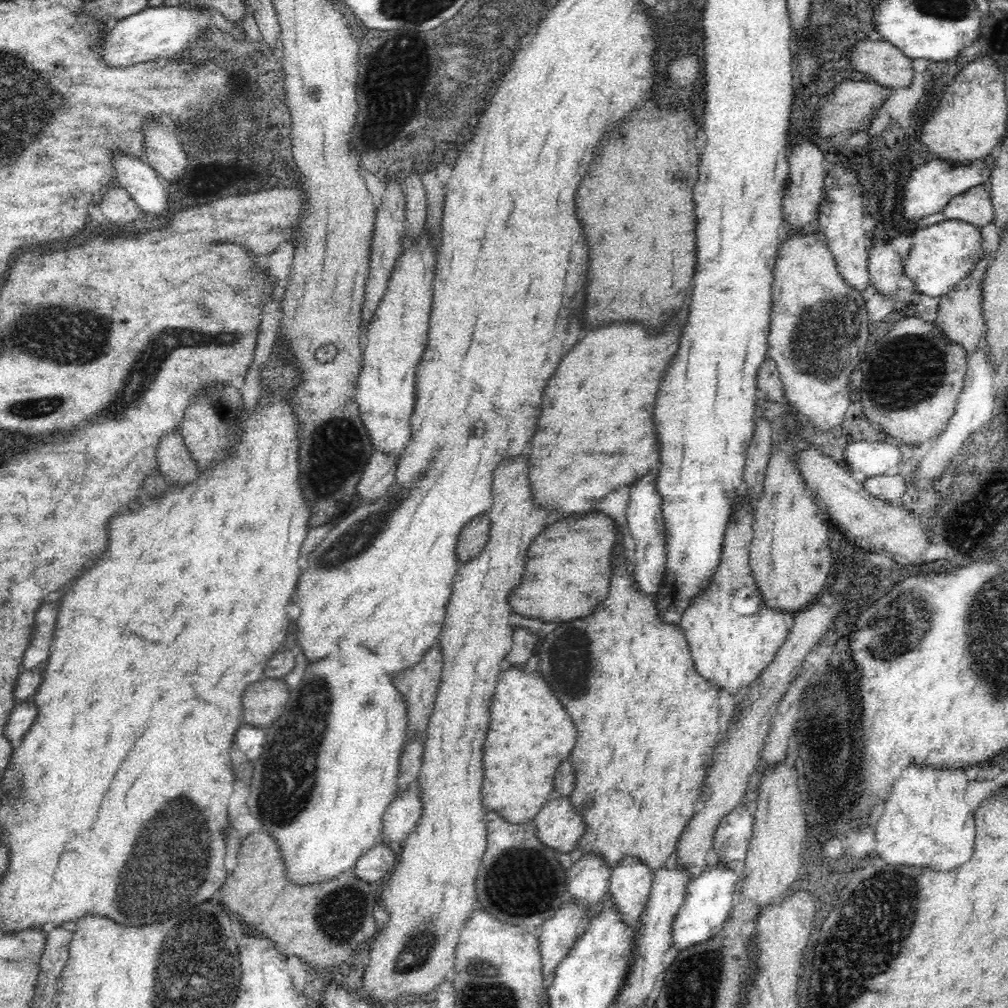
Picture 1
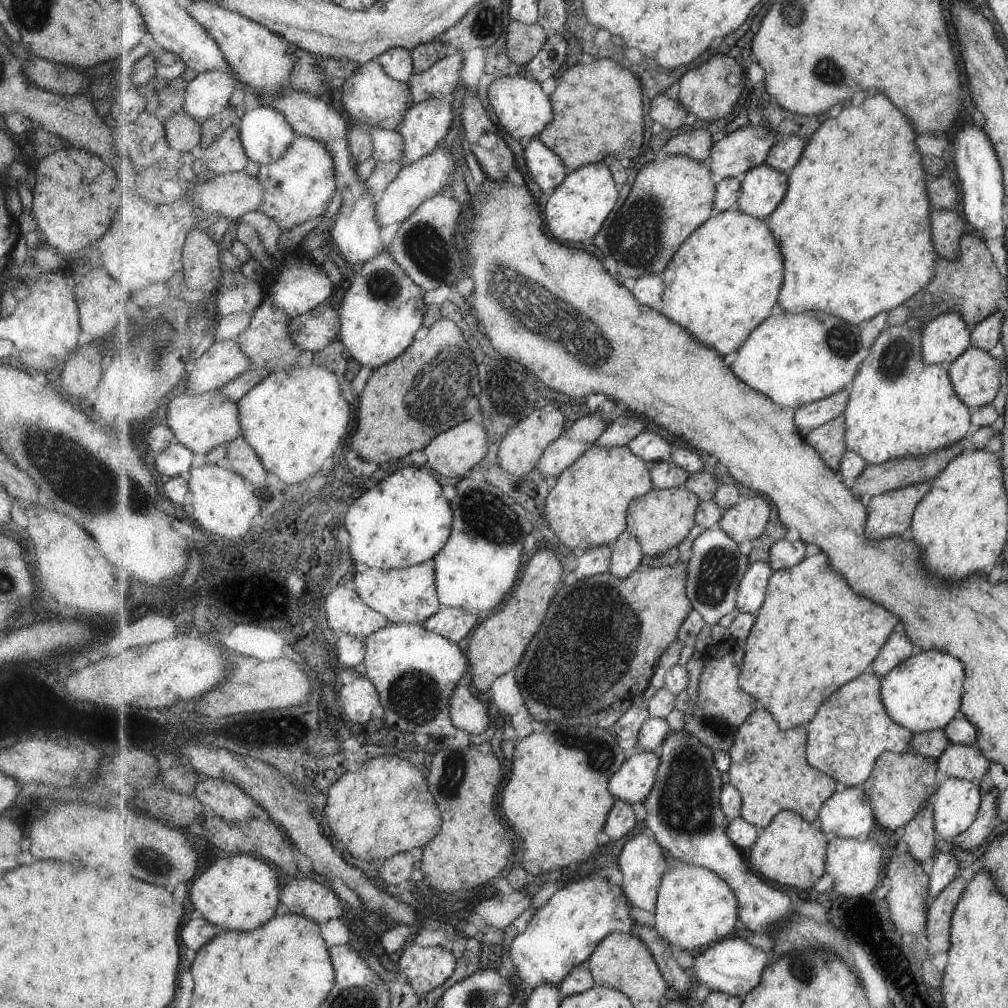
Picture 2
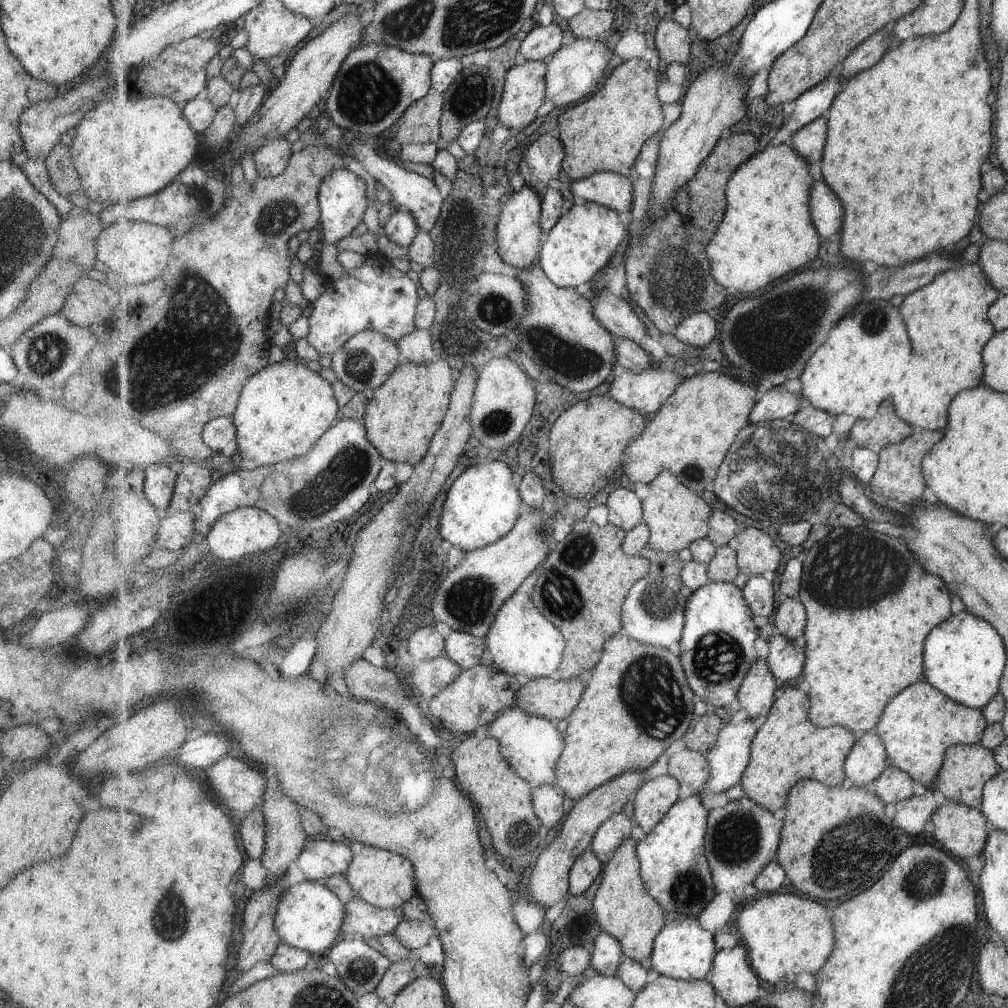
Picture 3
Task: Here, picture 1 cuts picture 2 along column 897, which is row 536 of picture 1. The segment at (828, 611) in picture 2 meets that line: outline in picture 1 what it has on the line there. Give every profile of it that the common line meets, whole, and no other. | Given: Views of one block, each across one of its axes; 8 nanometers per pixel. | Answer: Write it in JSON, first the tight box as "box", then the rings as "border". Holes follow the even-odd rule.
{"box":[536,524,721,872],"border":[[[614,524],[616,546],[614,546],[614,556],[612,556],[612,564],[614,564],[614,572],[612,572],[612,580],[610,580],[610,592],[608,596],[594,608],[594,612],[590,616],[578,618],[578,620],[570,620],[560,624],[554,632],[546,632],[541,635],[541,639],[537,646],[539,661],[536,672],[550,684],[552,692],[558,696],[560,704],[564,706],[564,710],[570,714],[570,718],[574,720],[574,726],[578,730],[578,738],[576,738],[576,746],[570,754],[570,760],[576,768],[576,784],[574,790],[569,794],[573,798],[574,805],[581,810],[582,817],[585,817],[586,828],[581,839],[577,842],[576,848],[584,853],[599,852],[604,858],[605,863],[612,866],[618,864],[618,860],[627,853],[633,853],[633,856],[640,856],[641,860],[645,860],[646,864],[653,869],[653,872],[659,870],[662,864],[673,858],[677,849],[677,842],[686,828],[689,820],[696,814],[700,804],[700,794],[708,778],[710,770],[712,770],[712,759],[715,749],[719,744],[720,738],[720,704],[718,703],[718,694],[721,689],[714,684],[712,680],[706,680],[694,664],[694,659],[690,656],[690,646],[684,634],[684,630],[674,624],[674,621],[666,622],[665,616],[661,615],[660,604],[657,604],[657,593],[642,592],[641,588],[636,586],[634,582],[633,572],[628,570],[628,556],[626,556],[626,548],[622,546],[624,533],[620,527]]]}

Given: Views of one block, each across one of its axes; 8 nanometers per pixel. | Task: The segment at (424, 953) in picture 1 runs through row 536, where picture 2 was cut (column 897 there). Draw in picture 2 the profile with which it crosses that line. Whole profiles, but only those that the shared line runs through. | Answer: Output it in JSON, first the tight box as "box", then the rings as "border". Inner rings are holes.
{"box":[866,482,933,540],"border":[[[924,482],[880,495],[875,495],[870,502],[866,534],[869,538],[881,540],[907,534],[918,504],[933,488],[933,482]]]}

